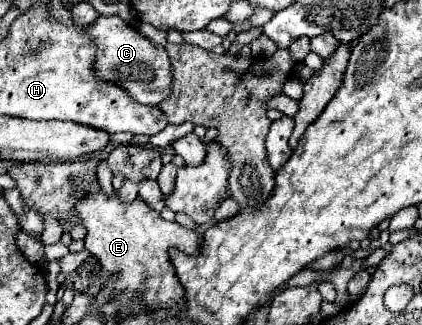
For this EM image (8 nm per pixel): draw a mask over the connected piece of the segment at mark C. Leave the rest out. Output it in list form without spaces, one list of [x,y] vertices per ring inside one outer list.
[[[98,17],[96,23],[88,25],[88,35],[98,45],[96,71],[100,79],[118,83],[138,103],[144,103],[144,105],[156,107],[170,97],[174,77],[172,77],[172,65],[164,47],[150,43],[150,39],[146,39],[138,29],[134,29],[120,17]]]

